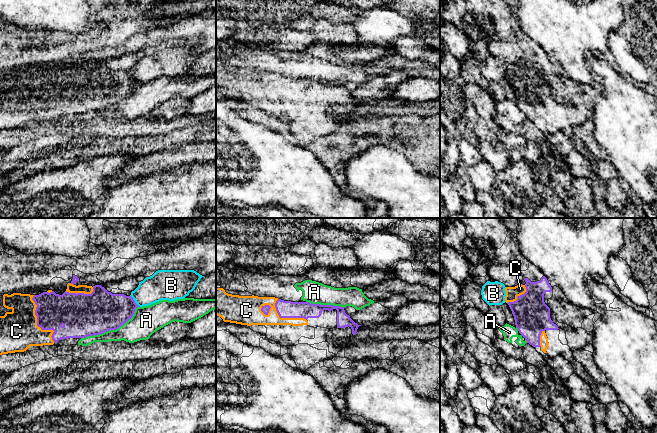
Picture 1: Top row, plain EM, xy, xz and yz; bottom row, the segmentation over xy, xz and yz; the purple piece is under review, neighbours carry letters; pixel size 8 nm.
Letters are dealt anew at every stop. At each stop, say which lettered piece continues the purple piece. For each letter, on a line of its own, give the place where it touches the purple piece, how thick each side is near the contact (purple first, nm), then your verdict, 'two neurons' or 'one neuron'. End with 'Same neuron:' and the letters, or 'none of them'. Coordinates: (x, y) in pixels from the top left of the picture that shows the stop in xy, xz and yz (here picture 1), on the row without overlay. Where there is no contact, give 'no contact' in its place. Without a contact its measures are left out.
A: contact xy (111, 105); calibres 340 and 220 nm; two neurons
B: contact xy (134, 77); calibres 300 and 220 nm; two neurons
C: contact xy (37, 100); calibres 280 and 300 nm; one neuron
Same neuron: C

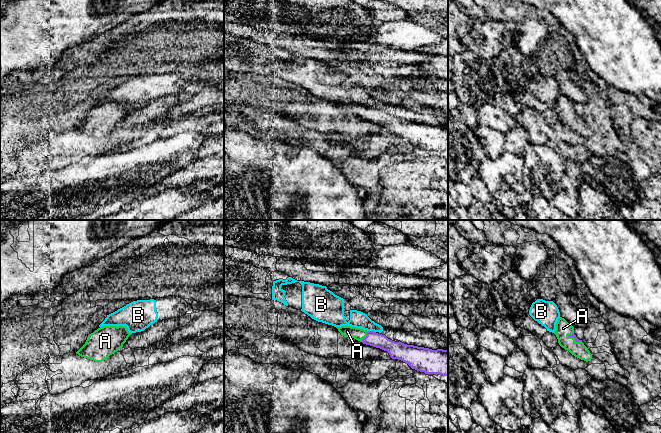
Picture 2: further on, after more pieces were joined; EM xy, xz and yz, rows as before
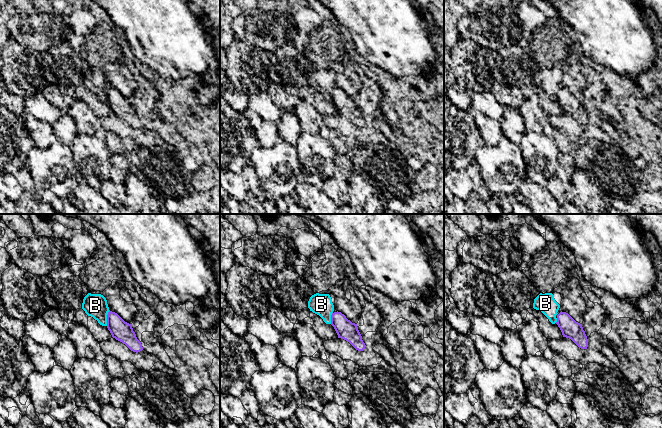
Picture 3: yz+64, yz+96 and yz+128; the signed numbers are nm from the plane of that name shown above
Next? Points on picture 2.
A: contact xz (366, 112); calibres 120 and 100 nm; one neuron
B: contact xz (372, 107); calibres 140 and 140 nm; two neurons
Same neuron: A

